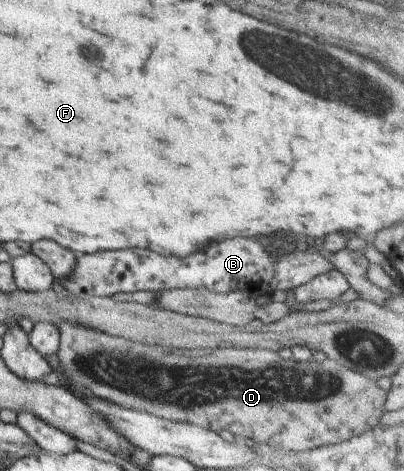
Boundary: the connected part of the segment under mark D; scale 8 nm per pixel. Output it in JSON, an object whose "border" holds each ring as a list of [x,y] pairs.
{"border":[[[62,322],[56,326],[58,328],[58,336],[60,336],[60,344],[58,344],[58,364],[62,368],[62,372],[66,374],[66,378],[70,378],[70,382],[74,382],[80,388],[92,390],[94,396],[106,398],[130,410],[139,410],[152,416],[163,418],[172,422],[188,423],[194,426],[203,426],[210,431],[218,432],[218,430],[226,430],[230,432],[236,440],[248,441],[251,444],[267,444],[282,446],[292,453],[306,452],[307,450],[318,449],[319,446],[335,445],[349,438],[358,436],[367,430],[376,427],[382,413],[384,411],[385,387],[383,383],[377,383],[368,379],[359,372],[350,370],[335,360],[327,358],[319,363],[314,359],[308,362],[284,361],[278,356],[277,351],[269,351],[266,349],[258,349],[251,347],[238,347],[236,344],[228,348],[215,348],[212,350],[204,350],[204,348],[188,348],[178,349],[169,346],[145,345],[144,342],[129,341],[124,337],[113,337],[97,330],[90,330],[88,327],[74,326],[68,322]]]}

